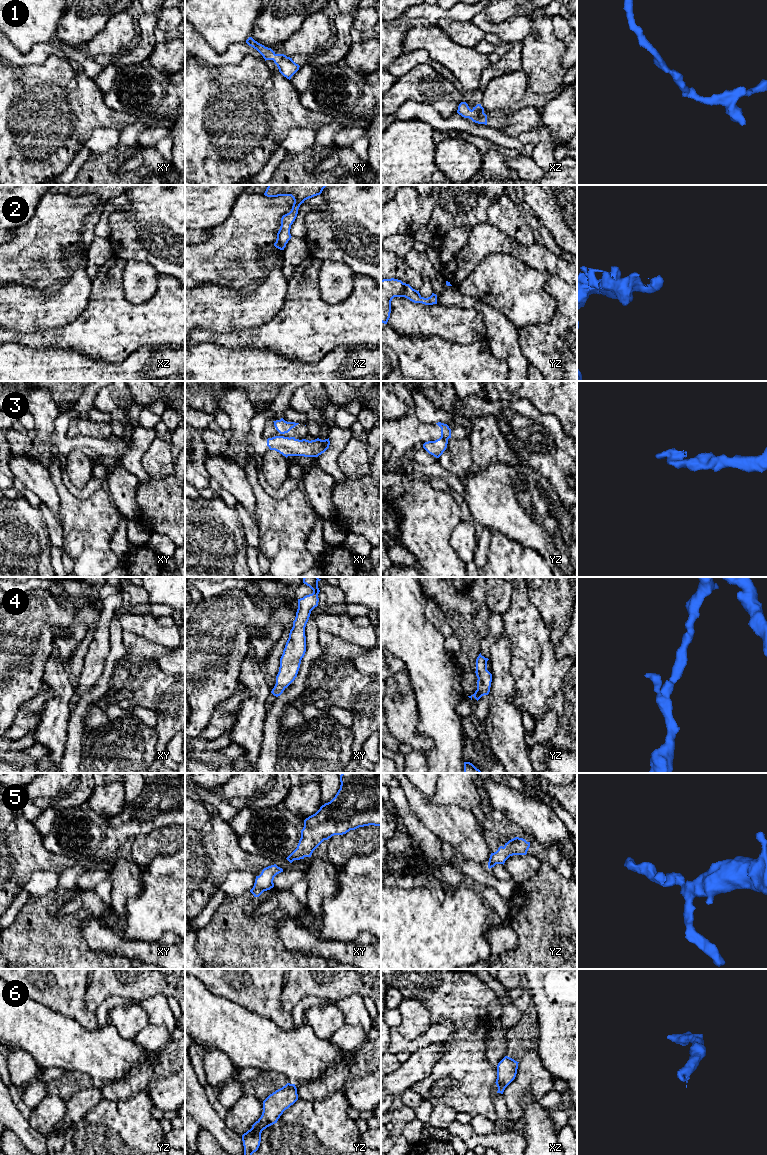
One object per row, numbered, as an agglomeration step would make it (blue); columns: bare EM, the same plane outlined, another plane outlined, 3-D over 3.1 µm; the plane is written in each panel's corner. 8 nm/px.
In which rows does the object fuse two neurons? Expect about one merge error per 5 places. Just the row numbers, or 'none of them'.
3

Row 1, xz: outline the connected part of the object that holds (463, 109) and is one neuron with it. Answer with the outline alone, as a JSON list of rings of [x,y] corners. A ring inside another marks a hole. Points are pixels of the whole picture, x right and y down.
[[[461,102],[457,113],[464,118],[471,119],[475,123],[487,125],[487,115],[484,113],[484,108],[481,104],[477,104],[471,110],[466,102]]]

